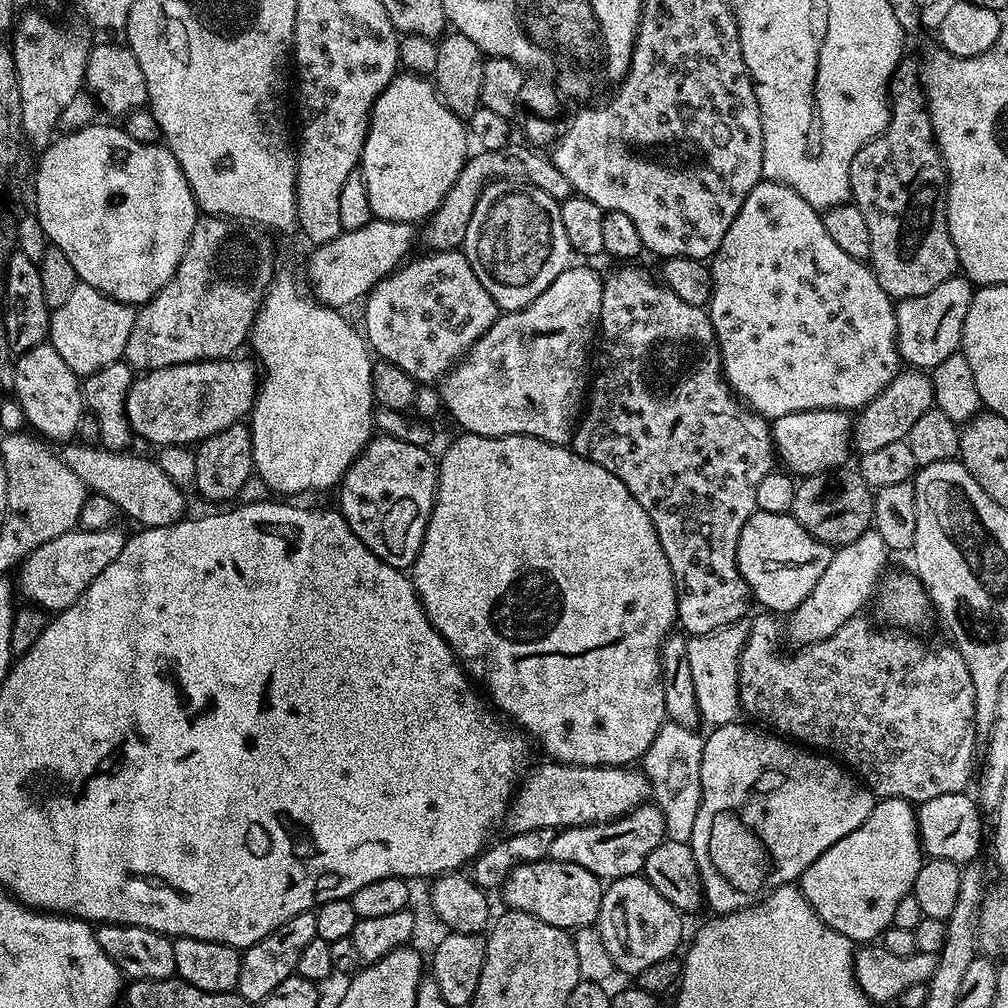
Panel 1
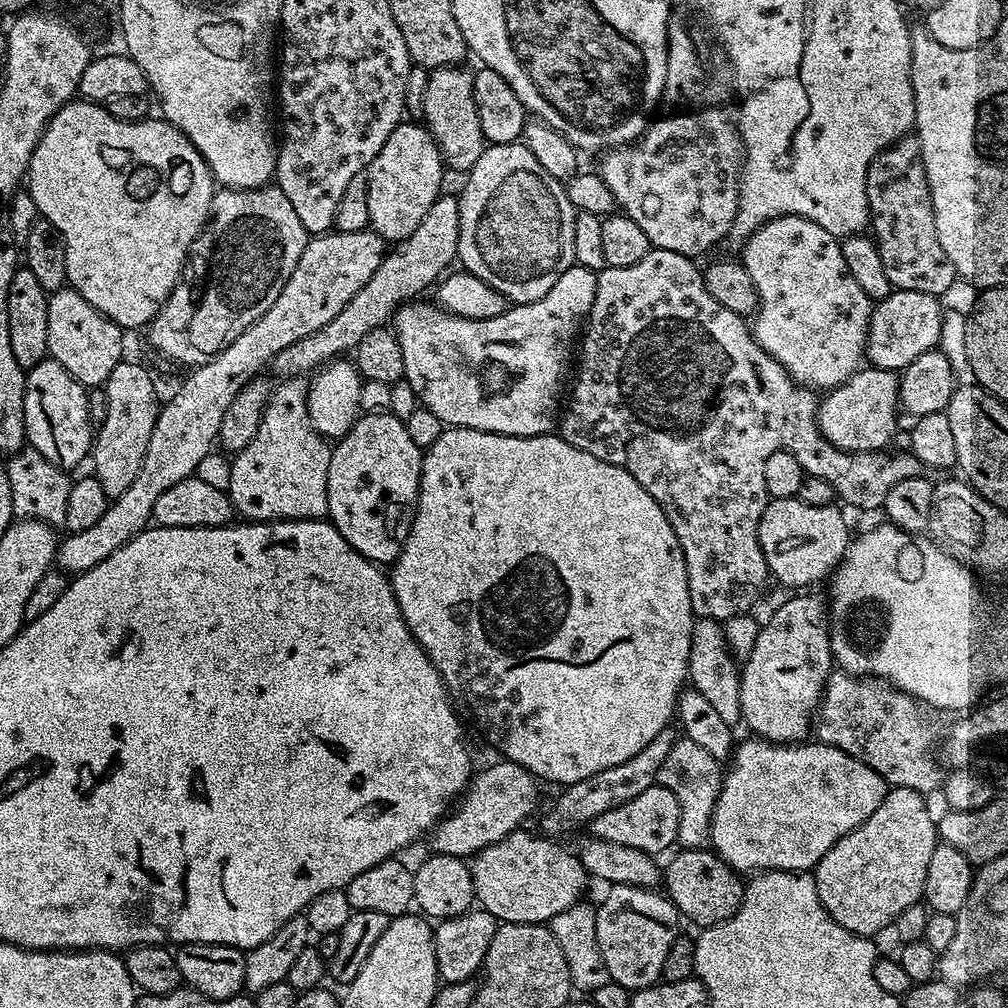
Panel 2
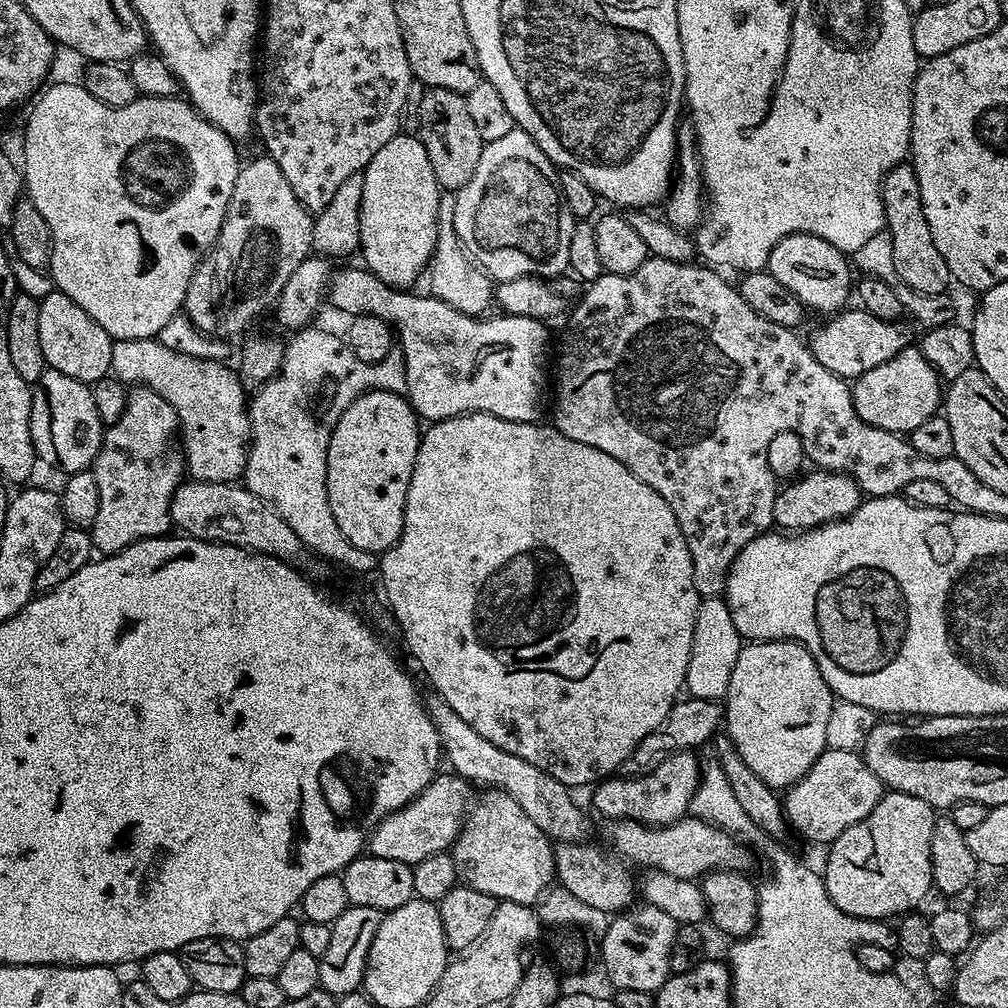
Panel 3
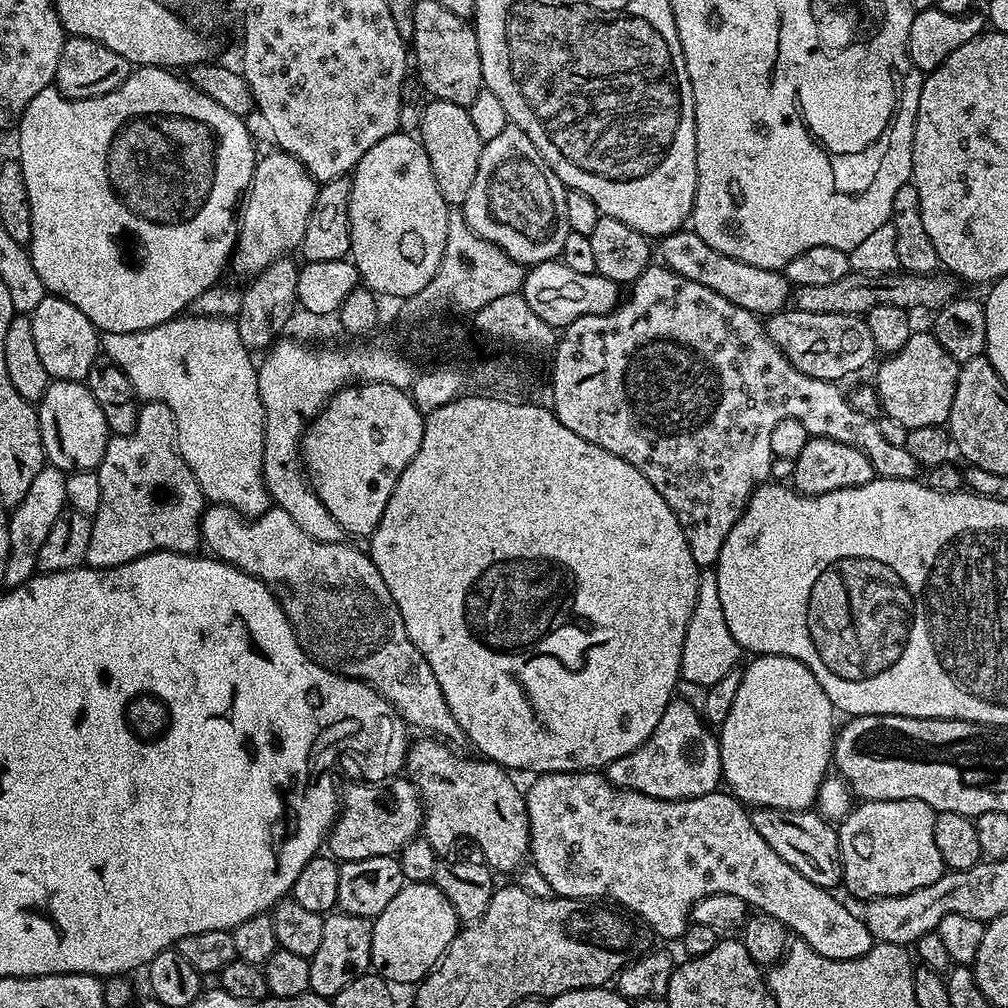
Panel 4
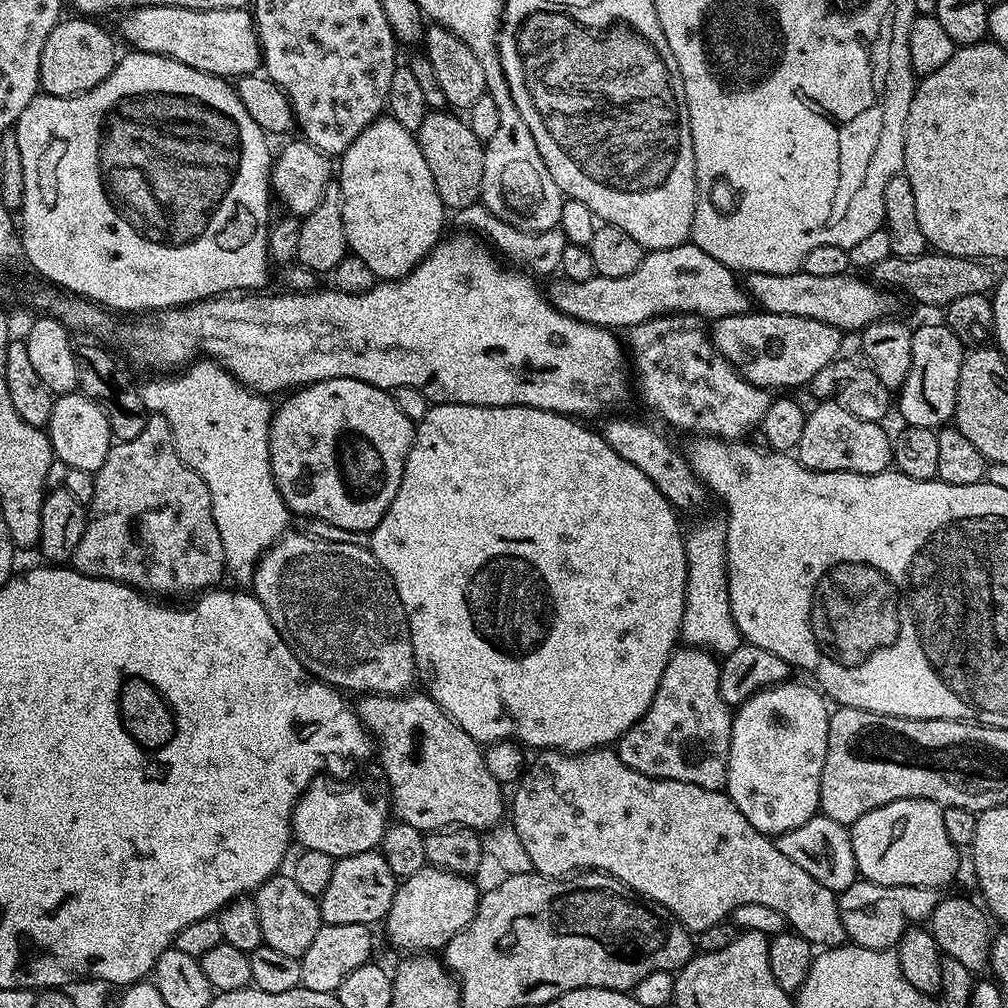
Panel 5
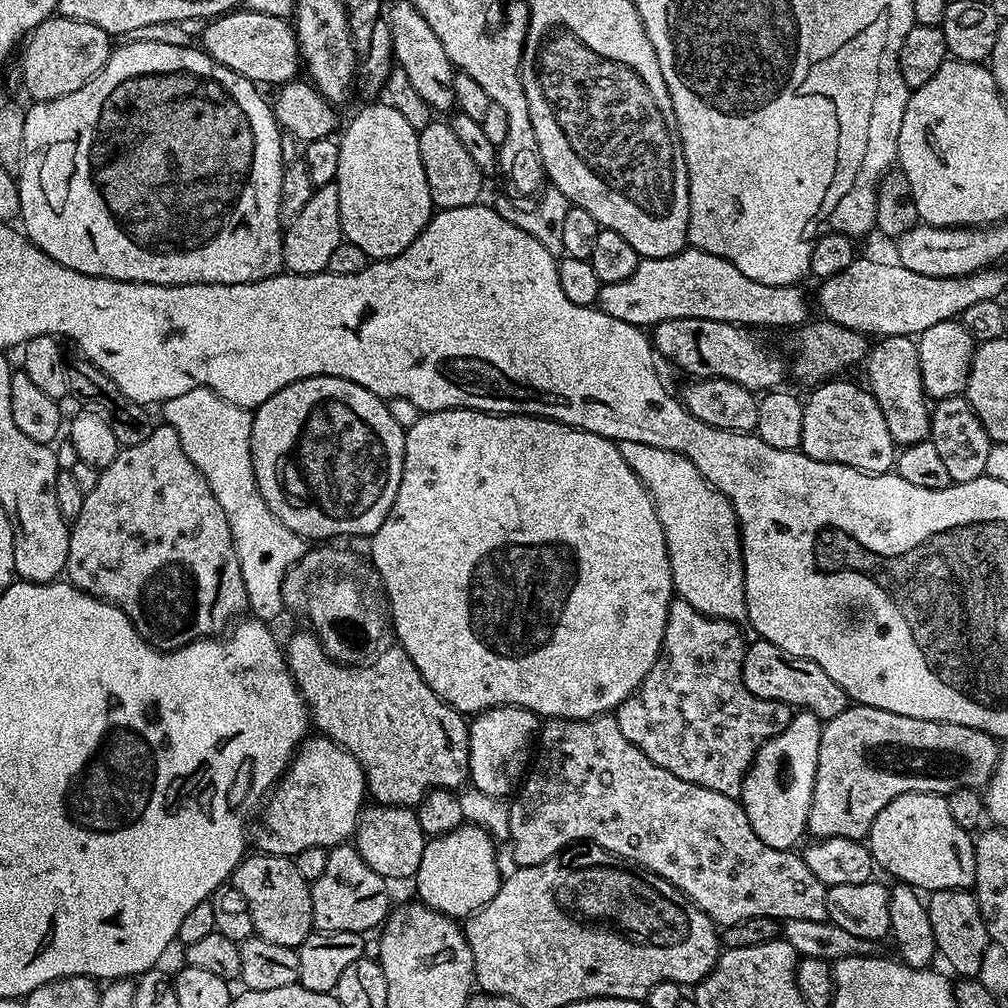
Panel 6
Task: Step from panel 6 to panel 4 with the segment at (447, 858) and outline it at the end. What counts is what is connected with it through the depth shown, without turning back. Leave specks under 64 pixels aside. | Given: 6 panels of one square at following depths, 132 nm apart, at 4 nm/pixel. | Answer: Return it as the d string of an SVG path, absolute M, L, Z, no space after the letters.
M405 883L386 910L372 920L372 968L375 975L393 985L419 985L428 971L444 957L444 951L456 936L462 921L456 917L454 906L435 884Z

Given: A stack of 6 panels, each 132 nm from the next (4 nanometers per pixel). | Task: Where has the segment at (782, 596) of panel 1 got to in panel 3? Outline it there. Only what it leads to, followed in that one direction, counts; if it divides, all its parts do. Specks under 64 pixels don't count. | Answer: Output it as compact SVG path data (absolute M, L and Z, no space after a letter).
M808 470L781 488L784 489L777 494L776 501L772 504L772 516L776 519L777 529L787 530L792 534L819 528L820 525L831 524L834 520L843 520L862 503L860 487L845 472Z

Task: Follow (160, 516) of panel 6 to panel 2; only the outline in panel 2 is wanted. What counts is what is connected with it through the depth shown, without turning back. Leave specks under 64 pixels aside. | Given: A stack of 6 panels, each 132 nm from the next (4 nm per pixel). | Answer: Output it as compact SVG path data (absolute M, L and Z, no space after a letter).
M121 359L120 364L114 366L114 370L110 370L110 378L102 386L106 394L106 422L95 429L90 453L90 465L92 464L93 468L91 471L96 480L102 482L102 490L110 498L121 496L130 486L130 482L138 478L142 462L146 458L146 446L150 443L150 434L154 430L162 407L161 401L159 399L156 401L156 384L152 381L151 374L142 365L128 359Z

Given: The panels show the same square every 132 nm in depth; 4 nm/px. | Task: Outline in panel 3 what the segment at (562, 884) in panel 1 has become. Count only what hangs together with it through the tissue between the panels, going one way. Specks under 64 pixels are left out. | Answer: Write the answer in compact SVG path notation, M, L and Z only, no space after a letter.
M488 788L481 792L484 793L481 796L479 793L478 802L469 807L460 835L456 837L456 843L450 849L452 859L463 869L463 883L469 888L477 888L479 892L491 896L497 902L509 900L529 906L535 905L539 896L551 888L556 880L553 841L542 830L538 830L538 826L534 826L534 821L523 812L518 802L514 802L514 798L510 798L510 794L500 791L499 788Z

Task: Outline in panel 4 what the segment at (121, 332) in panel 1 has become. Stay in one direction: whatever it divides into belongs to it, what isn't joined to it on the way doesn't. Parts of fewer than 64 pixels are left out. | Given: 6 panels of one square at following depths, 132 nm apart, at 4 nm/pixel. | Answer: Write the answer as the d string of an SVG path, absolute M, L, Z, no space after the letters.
M51 294L44 295L42 302L38 302L30 315L38 358L42 358L42 366L46 366L49 377L52 380L87 381L90 366L101 351L100 336L90 318L86 318L78 306Z

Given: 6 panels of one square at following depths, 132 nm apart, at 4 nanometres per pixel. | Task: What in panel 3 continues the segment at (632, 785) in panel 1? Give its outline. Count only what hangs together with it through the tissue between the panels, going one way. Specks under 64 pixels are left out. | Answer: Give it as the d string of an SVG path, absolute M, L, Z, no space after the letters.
M438 774L432 781L424 787L415 798L408 804L402 805L398 810L394 810L389 816L384 817L379 824L371 829L370 835L366 840L366 848L369 853L378 858L390 858L394 862L411 864L415 866L431 856L437 856L440 852L448 852L452 845L456 843L456 837L460 835L465 815L473 803L473 785L469 781L455 774Z

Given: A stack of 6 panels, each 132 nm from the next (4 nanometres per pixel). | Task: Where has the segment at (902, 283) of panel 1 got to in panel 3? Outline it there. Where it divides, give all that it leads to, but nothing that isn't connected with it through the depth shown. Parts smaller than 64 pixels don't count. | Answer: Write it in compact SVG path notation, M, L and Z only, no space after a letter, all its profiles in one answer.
M905 162L894 166L884 176L880 187L882 206L884 207L884 227L894 242L894 270L910 290L918 290L918 294L944 294L949 291L950 277L946 261L938 254L938 246L934 246L934 237L930 235L930 226L926 226L926 214L922 210L922 190L918 190L918 174L911 163Z

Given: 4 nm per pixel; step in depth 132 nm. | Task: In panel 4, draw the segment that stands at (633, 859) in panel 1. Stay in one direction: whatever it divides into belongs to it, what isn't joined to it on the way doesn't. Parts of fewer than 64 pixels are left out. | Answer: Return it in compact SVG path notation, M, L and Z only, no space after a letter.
M674 698L662 710L654 734L630 754L614 758L606 769L608 781L622 790L634 790L659 800L689 800L717 791L722 784L720 771L720 741L692 704Z

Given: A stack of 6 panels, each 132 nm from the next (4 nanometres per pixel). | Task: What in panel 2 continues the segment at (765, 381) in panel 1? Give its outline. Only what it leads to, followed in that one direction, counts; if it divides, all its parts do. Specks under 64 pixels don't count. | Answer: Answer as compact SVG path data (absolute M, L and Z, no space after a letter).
M775 216L770 222L766 222L761 228L754 230L748 235L747 240L742 245L742 251L744 251L744 257L742 257L743 266L750 274L750 282L754 282L754 290L760 299L760 306L750 320L752 336L758 342L758 346L762 346L762 350L766 350L766 354L774 357L797 384L802 384L804 387L813 390L837 388L842 382L850 379L855 372L860 371L862 361L865 359L864 344L868 340L868 323L872 317L874 301L863 293L858 287L858 282L854 282L854 274L850 274L850 270L846 266L846 258L842 258L840 240L826 230L822 230L822 226L818 226L801 216Z

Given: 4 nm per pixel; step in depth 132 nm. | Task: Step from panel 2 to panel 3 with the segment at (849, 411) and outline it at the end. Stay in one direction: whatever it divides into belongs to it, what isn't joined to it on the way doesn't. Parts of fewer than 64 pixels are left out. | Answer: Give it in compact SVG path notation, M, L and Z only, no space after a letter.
M916 346L903 348L890 362L855 377L851 390L854 410L862 422L901 434L911 434L914 426L937 415L942 408L942 378Z

